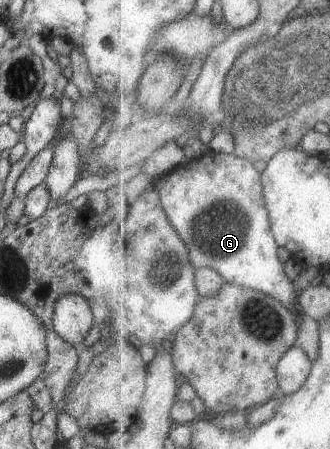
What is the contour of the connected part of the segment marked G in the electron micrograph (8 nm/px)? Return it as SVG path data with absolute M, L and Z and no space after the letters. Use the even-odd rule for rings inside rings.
M213 152L150 184L161 192L172 224L189 246L198 270L216 269L227 282L268 293L296 311L300 295L279 257L281 245L271 229L264 172L250 159Z

